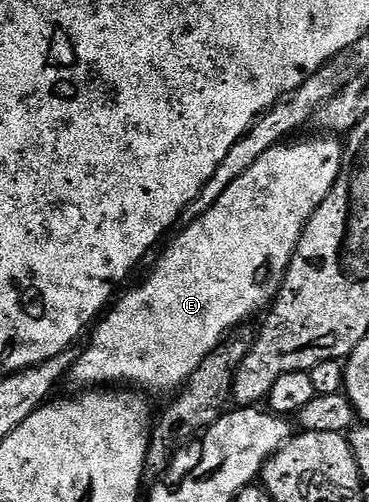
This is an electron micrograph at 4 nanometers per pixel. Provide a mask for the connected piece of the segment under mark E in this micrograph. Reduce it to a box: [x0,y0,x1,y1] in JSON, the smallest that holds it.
[70,136,344,394]

